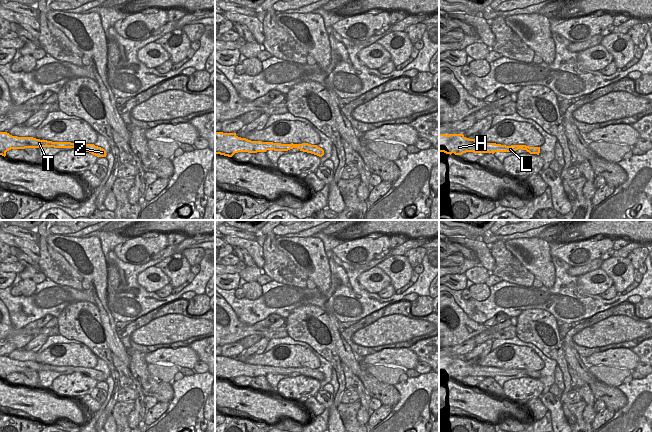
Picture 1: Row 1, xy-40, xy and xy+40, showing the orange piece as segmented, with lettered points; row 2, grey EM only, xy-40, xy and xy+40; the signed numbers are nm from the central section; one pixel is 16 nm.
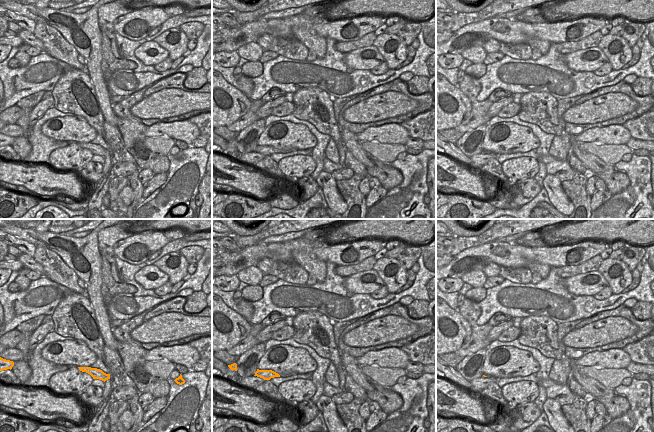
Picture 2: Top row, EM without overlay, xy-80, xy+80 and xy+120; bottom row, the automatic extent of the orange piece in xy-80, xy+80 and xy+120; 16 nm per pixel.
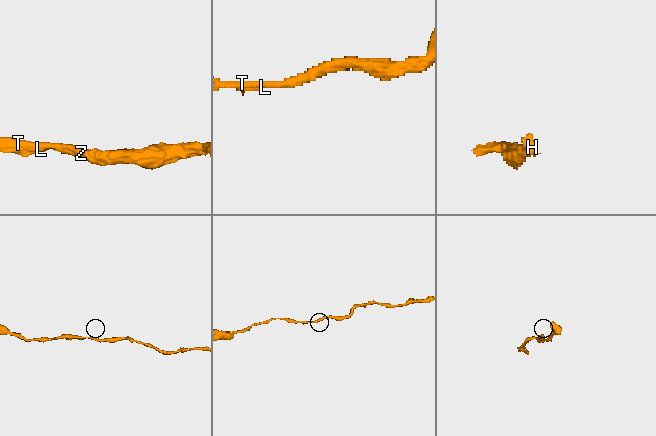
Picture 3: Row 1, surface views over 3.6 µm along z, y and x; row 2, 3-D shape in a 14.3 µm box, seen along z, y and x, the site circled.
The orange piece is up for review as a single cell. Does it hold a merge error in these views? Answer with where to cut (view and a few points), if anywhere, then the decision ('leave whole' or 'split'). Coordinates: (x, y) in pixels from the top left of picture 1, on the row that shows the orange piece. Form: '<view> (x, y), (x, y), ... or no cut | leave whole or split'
no cut | leave whole

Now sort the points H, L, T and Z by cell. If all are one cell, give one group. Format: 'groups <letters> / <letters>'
groups H L T Z

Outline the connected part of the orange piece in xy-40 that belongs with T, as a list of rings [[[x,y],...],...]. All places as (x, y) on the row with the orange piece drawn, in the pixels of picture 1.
[[[0,132],[0,155],[6,156],[6,152],[11,149],[54,147],[54,148],[77,148],[89,152],[97,157],[106,157],[106,151],[94,144],[52,142],[40,140],[33,137],[17,137],[7,132]]]

